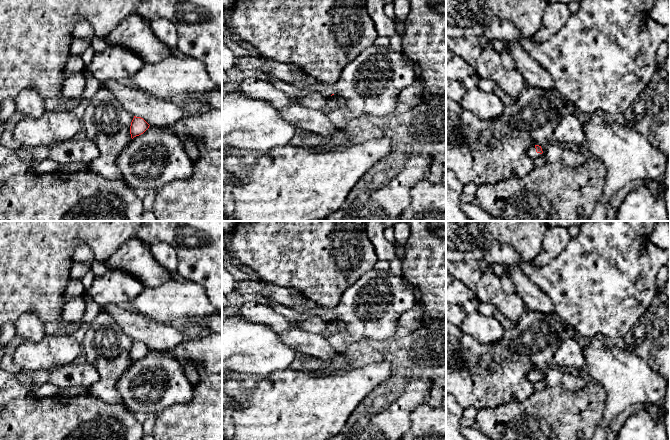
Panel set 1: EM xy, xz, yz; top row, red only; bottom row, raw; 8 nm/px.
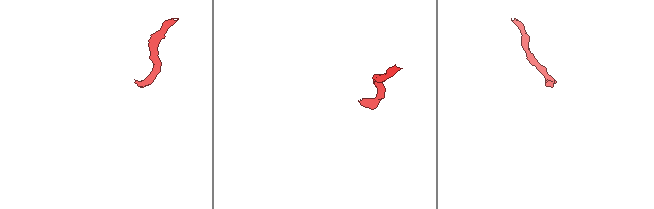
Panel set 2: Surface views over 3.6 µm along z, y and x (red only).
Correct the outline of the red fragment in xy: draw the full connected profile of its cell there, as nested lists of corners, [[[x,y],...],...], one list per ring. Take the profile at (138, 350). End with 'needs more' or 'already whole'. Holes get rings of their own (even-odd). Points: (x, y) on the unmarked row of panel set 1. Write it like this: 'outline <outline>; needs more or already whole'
outline [[[134,340],[130,350],[131,362],[133,363],[134,361],[143,358],[149,350],[150,349],[143,342]]]; already whole

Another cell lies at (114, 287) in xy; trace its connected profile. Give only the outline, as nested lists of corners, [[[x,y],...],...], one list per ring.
[[[107,269],[104,275],[95,277],[91,287],[85,291],[84,298],[85,302],[87,302],[88,299],[91,299],[102,308],[106,304],[118,305],[120,303],[130,302],[144,289],[145,286],[143,283],[134,276],[121,270]]]

